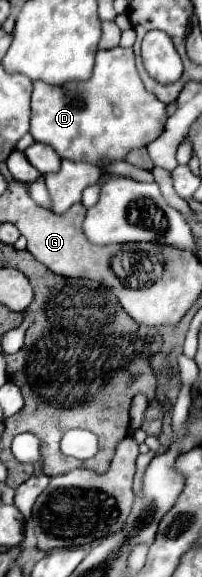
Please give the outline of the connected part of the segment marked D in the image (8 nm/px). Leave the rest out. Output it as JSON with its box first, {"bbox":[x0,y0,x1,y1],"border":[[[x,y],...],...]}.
{"bbox":[31,49,167,169],"border":[[[133,49],[99,51],[93,75],[81,85],[53,89],[33,83],[31,135],[35,141],[51,145],[61,159],[85,161],[101,169],[115,161],[125,161],[133,149],[143,149],[155,141],[163,133],[165,121],[167,105],[143,87],[135,69]]]}

